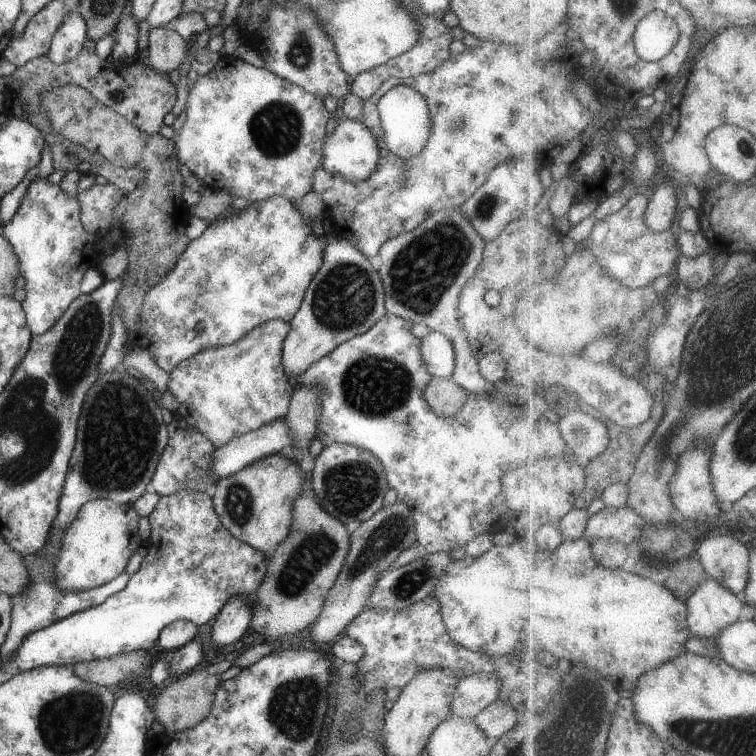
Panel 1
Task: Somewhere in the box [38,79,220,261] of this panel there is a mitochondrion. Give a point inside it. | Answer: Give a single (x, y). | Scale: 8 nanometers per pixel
(115, 95)

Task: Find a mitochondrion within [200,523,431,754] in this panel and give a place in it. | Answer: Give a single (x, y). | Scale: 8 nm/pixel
(294, 709)

